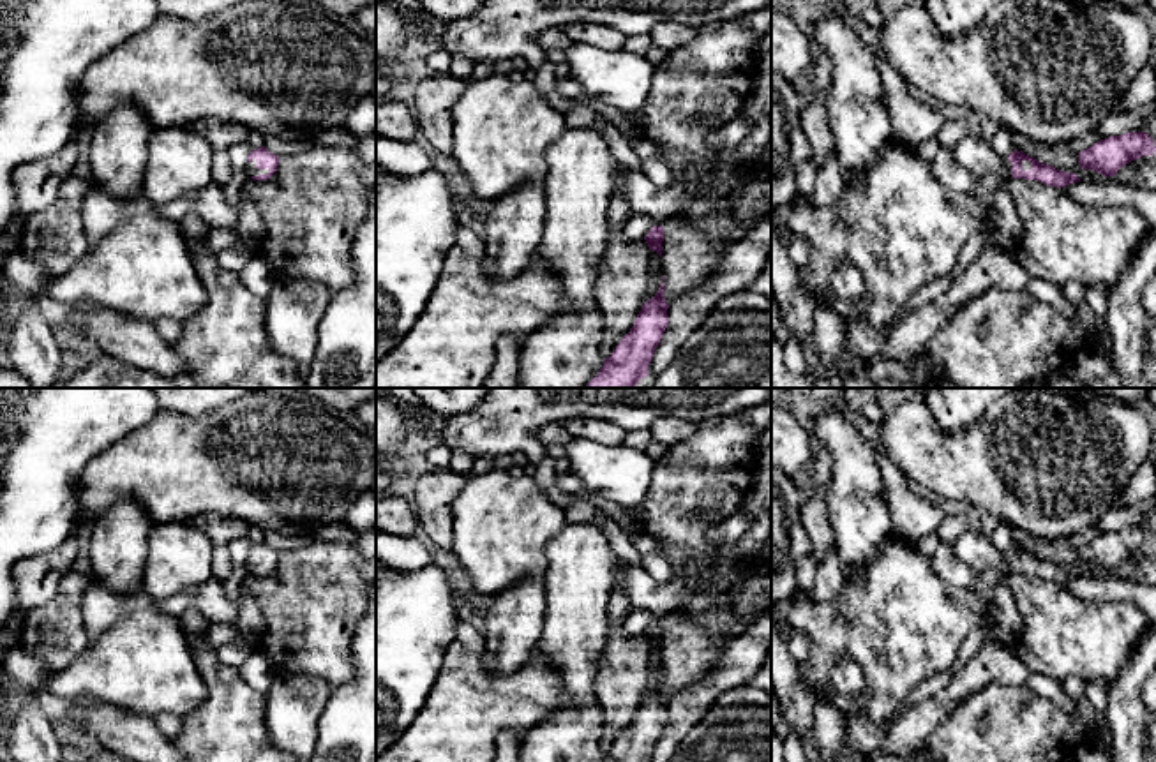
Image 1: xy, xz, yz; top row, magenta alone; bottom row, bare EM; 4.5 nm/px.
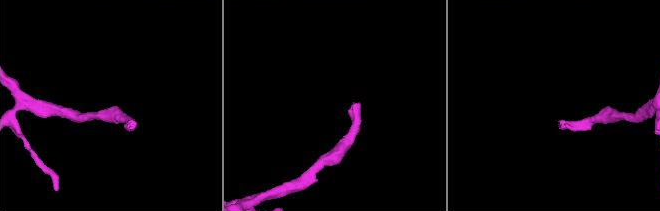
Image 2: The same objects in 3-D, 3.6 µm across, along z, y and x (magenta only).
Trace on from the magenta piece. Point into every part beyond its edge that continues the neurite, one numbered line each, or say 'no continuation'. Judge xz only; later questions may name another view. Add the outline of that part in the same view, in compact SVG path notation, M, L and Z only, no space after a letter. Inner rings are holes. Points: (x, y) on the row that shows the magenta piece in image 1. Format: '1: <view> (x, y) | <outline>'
1: xz (645, 198) | M736 118L713 131L708 138L713 155L706 166L687 166L683 169L687 180L672 182L669 187L658 187L641 169L628 169L616 162L614 190L623 192L632 215L649 217L655 226L662 226L694 198L697 182L704 173L738 169L745 164L738 148L748 129L748 122Z

